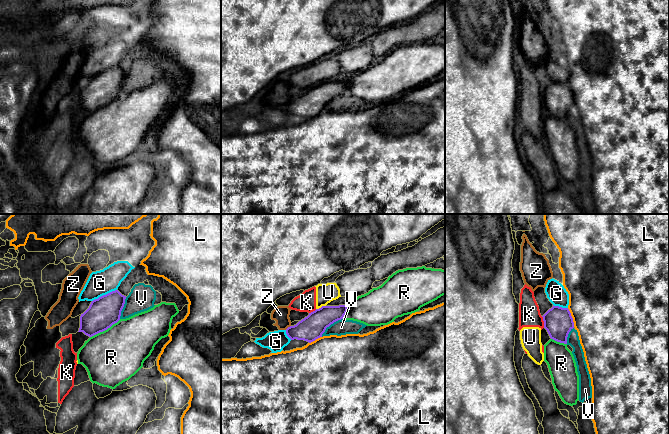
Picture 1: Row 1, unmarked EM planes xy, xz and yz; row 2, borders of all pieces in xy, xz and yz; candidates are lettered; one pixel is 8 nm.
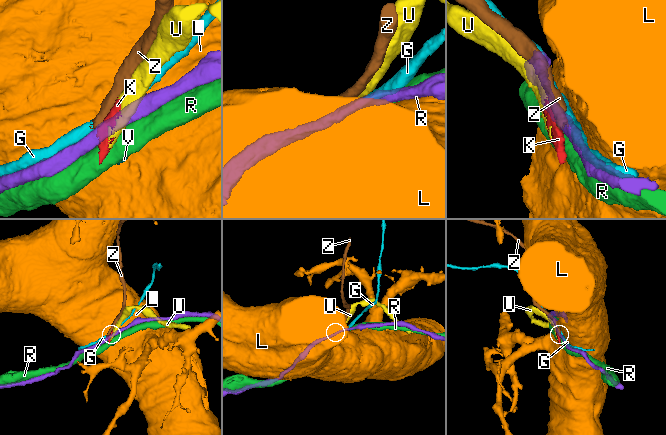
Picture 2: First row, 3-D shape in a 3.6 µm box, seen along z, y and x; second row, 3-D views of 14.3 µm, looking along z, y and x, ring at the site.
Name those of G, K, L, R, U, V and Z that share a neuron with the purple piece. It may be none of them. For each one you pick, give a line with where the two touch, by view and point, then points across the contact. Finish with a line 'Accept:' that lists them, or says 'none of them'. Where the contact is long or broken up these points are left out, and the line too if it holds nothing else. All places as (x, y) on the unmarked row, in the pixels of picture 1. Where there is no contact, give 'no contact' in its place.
R: xy (105, 105)
Accept: R

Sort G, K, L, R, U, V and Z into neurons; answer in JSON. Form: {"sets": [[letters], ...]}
{"sets": [["G"], ["K", "U"], ["L"], ["R"], ["V"], ["Z"]]}

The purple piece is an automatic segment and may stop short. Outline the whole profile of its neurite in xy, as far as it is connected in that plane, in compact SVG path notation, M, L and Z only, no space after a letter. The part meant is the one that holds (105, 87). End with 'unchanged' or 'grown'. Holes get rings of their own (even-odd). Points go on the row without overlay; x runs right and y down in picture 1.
M115 66L93 76L89 84L80 92L78 108L92 113L110 104L120 96L125 75L126 72Z; unchanged

